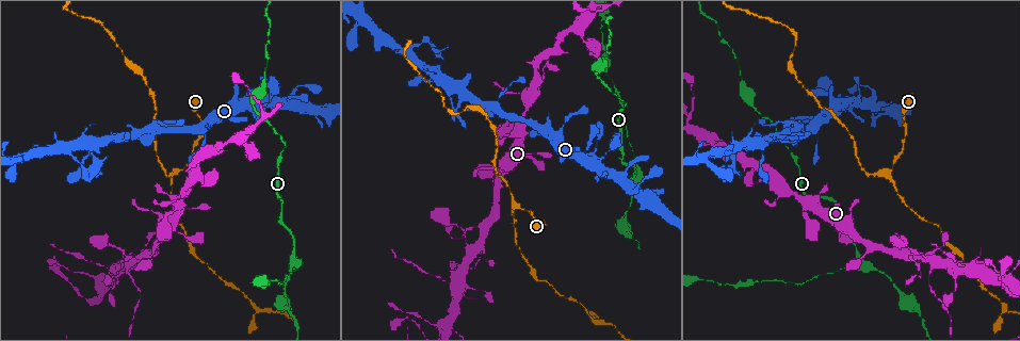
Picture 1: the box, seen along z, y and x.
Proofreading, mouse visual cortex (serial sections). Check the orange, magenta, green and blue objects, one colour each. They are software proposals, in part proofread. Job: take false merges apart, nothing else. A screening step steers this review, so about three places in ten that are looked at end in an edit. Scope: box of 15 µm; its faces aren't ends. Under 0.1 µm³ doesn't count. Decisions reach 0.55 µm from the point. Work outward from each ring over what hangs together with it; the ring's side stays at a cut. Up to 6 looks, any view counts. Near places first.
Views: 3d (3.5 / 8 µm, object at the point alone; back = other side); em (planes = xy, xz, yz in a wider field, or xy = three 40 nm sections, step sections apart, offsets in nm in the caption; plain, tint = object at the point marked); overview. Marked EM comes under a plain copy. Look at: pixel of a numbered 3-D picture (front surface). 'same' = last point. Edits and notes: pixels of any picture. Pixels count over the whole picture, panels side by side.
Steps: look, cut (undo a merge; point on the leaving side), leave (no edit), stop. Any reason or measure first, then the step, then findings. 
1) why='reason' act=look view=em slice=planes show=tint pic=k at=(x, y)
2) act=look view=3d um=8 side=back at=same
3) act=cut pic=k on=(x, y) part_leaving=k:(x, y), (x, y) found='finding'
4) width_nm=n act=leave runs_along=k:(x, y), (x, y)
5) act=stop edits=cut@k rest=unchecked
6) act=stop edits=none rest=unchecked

why='thick turns thin' act=look view=3d um=3.5 pic=1 at=(296, 87)

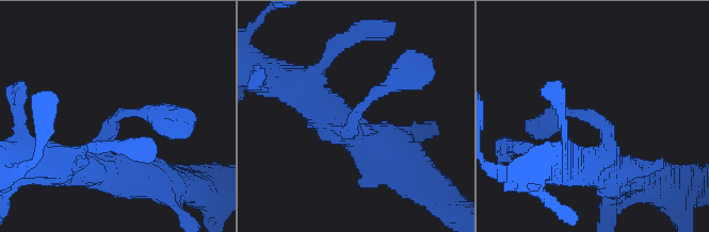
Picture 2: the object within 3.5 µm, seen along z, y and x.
why='now the EM' act=look view=em slice=xy step=1 show=tint pic=2 at=(355, 113)

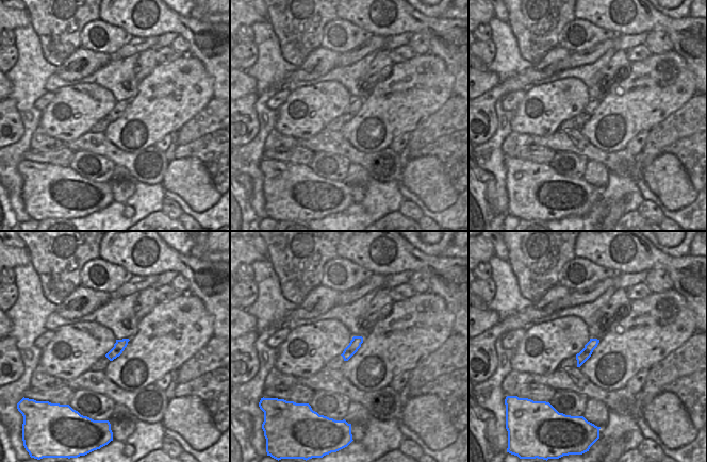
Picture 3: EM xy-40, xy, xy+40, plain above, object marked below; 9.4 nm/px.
act=leave runs_along=2:(99, 170), (118, 115), (174, 125) found='continuous, no second cell'

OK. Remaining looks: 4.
act=look view=3d um=3.5 pic=1 at=(293, 270)

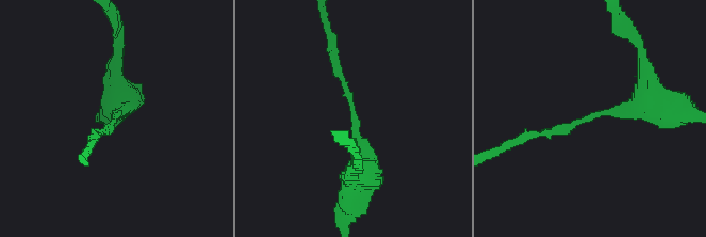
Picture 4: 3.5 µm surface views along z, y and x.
arm_widths_nm=150,400 act=look view=em slice=xy step=5 show=tint pic=4 at=(596, 116)

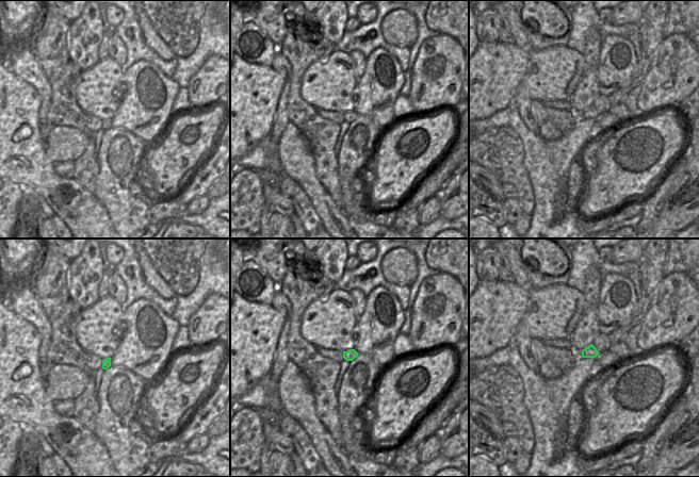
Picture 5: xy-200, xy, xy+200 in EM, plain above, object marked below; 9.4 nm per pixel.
why='another direction' act=look view=em slice=xy step=2 show=tint at=same

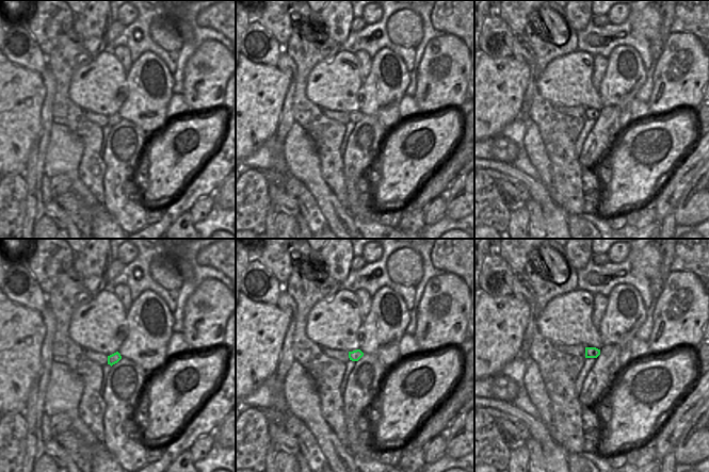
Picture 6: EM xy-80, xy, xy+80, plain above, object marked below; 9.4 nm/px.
act=leave runs_along=4:(649, 85), (638, 108), (534, 131) found='all the same cell'

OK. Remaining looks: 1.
act=stop edits=none rest=unchecked

